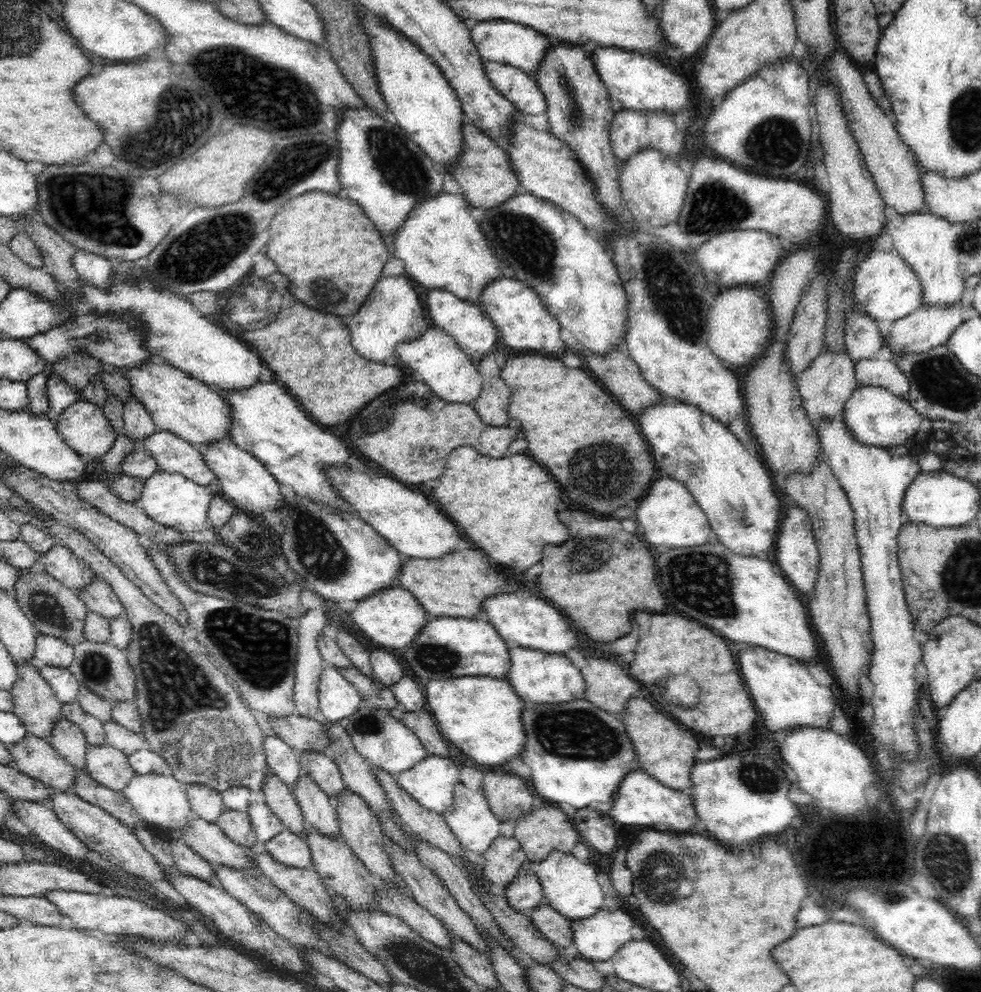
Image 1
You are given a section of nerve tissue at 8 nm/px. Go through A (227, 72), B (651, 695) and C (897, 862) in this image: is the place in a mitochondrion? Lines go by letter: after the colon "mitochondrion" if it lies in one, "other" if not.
A: mitochondrion
B: other
C: other

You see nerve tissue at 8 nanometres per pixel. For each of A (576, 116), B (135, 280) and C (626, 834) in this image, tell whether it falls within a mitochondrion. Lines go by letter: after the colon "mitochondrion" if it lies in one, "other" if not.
A: mitochondrion
B: mitochondrion
C: other

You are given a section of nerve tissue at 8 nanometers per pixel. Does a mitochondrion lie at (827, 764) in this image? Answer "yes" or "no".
no

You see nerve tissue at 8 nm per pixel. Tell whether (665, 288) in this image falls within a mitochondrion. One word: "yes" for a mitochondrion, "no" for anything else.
yes

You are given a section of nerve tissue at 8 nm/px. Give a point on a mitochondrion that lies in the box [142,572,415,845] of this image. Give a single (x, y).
(258, 649)

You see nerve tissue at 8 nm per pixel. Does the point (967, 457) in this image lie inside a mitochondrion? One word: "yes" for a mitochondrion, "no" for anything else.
no

